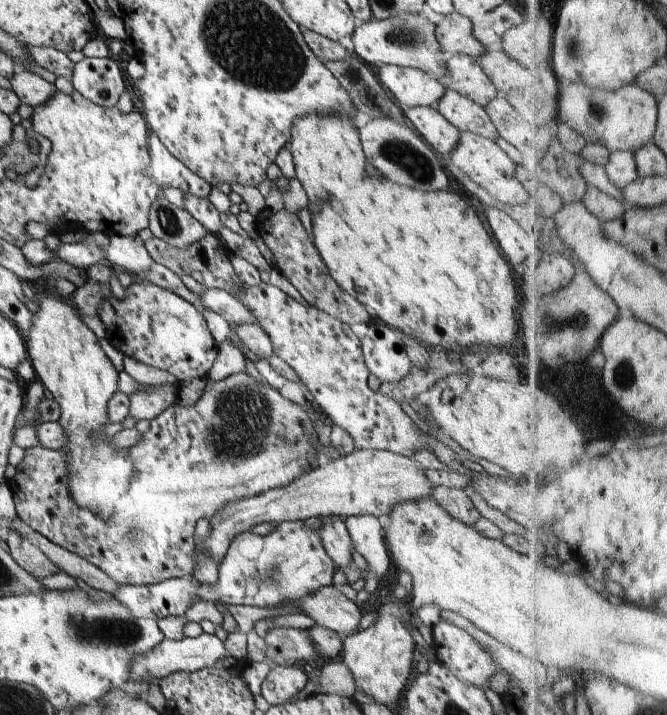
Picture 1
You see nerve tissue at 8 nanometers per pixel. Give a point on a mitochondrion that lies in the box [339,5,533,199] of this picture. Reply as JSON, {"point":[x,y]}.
{"point":[402,154]}

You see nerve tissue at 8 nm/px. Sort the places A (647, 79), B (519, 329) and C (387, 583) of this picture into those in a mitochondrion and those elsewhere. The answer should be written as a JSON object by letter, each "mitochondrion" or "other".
{"A":"other","B":"other","C":"other"}

